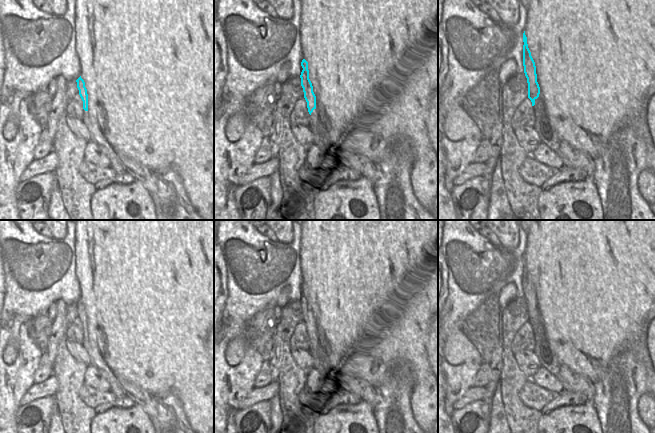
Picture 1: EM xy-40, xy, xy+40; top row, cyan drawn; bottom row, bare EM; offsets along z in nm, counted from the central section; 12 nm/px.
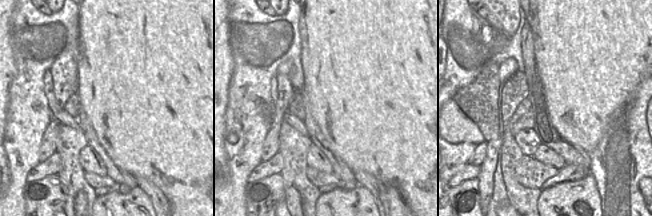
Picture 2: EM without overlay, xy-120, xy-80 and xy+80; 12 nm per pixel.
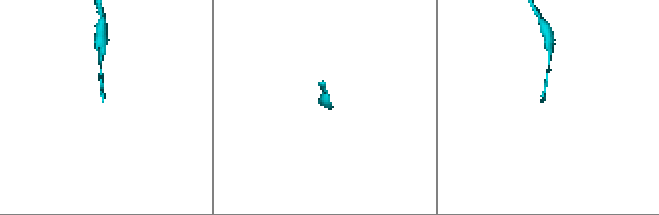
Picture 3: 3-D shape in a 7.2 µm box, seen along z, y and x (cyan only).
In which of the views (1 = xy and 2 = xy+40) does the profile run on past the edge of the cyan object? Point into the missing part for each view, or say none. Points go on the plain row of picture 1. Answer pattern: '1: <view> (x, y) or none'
1: none
2: none

